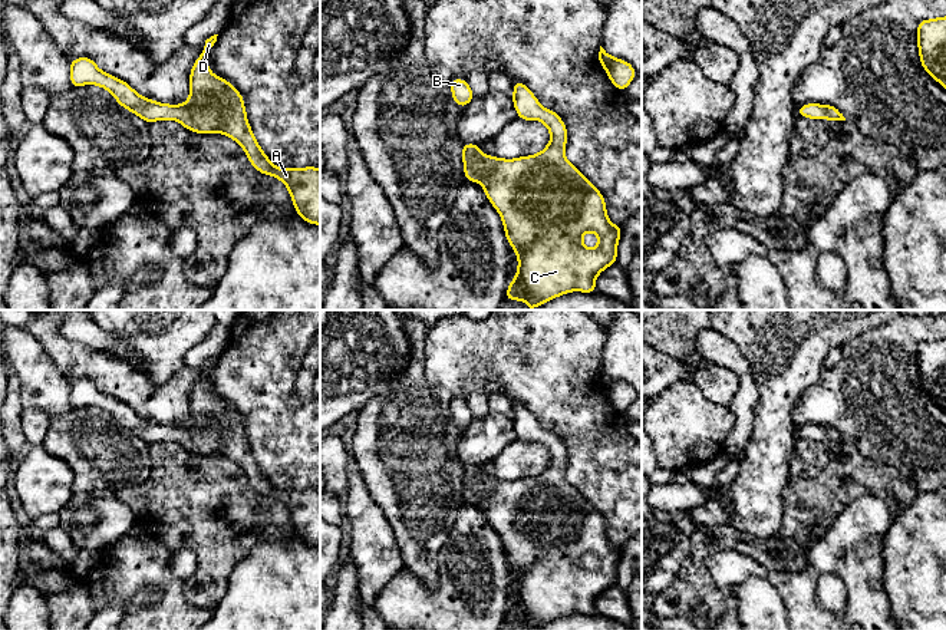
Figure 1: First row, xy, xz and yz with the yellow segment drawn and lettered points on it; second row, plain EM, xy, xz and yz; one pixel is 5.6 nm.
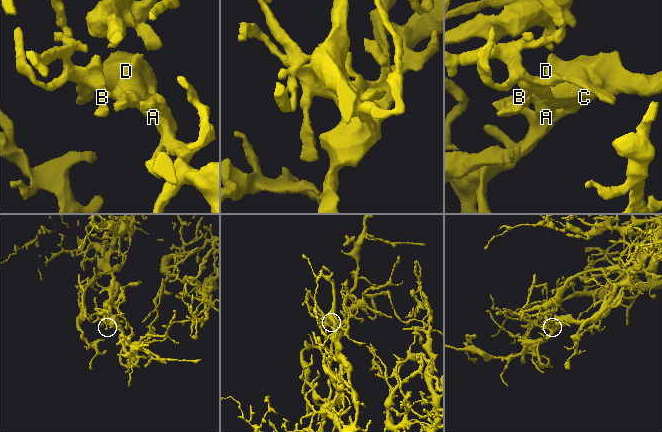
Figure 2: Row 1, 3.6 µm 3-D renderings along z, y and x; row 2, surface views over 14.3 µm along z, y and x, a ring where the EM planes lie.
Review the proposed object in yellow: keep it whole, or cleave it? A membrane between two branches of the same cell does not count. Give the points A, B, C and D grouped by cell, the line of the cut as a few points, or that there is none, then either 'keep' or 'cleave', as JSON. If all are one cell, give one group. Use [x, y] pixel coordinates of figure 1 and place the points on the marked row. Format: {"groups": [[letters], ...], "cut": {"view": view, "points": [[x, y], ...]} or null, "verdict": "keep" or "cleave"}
{"groups": [["A", "B", "C", "D"]], "cut": null, "verdict": "keep"}

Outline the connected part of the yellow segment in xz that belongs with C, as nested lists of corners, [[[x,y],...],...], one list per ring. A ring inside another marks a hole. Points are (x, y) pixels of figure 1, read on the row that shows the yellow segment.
[[[514,80],[512,103],[520,119],[540,119],[547,126],[551,133],[548,145],[535,155],[504,159],[484,155],[479,145],[462,144],[462,161],[465,179],[468,182],[481,181],[487,198],[501,215],[507,241],[518,257],[517,276],[510,281],[505,298],[511,301],[524,300],[528,310],[533,310],[570,291],[597,293],[596,277],[604,268],[616,264],[622,227],[612,224],[607,218],[606,199],[601,192],[566,159],[567,128],[563,119],[554,111],[543,108],[535,95],[518,80]],[[586,231],[591,231],[599,237],[596,248],[583,245]]]

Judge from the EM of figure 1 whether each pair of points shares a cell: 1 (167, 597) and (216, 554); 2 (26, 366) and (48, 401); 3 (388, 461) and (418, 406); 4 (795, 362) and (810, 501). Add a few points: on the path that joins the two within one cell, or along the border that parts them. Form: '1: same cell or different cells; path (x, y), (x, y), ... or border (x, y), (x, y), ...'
1: different cells; border (181, 580), (183, 597), (191, 604), (204, 609)
2: same cell; path (35, 375), (48, 392)
3: same cell; path (401, 448), (405, 444), (414, 419)
4: different cells; border (797, 436), (788, 471)

